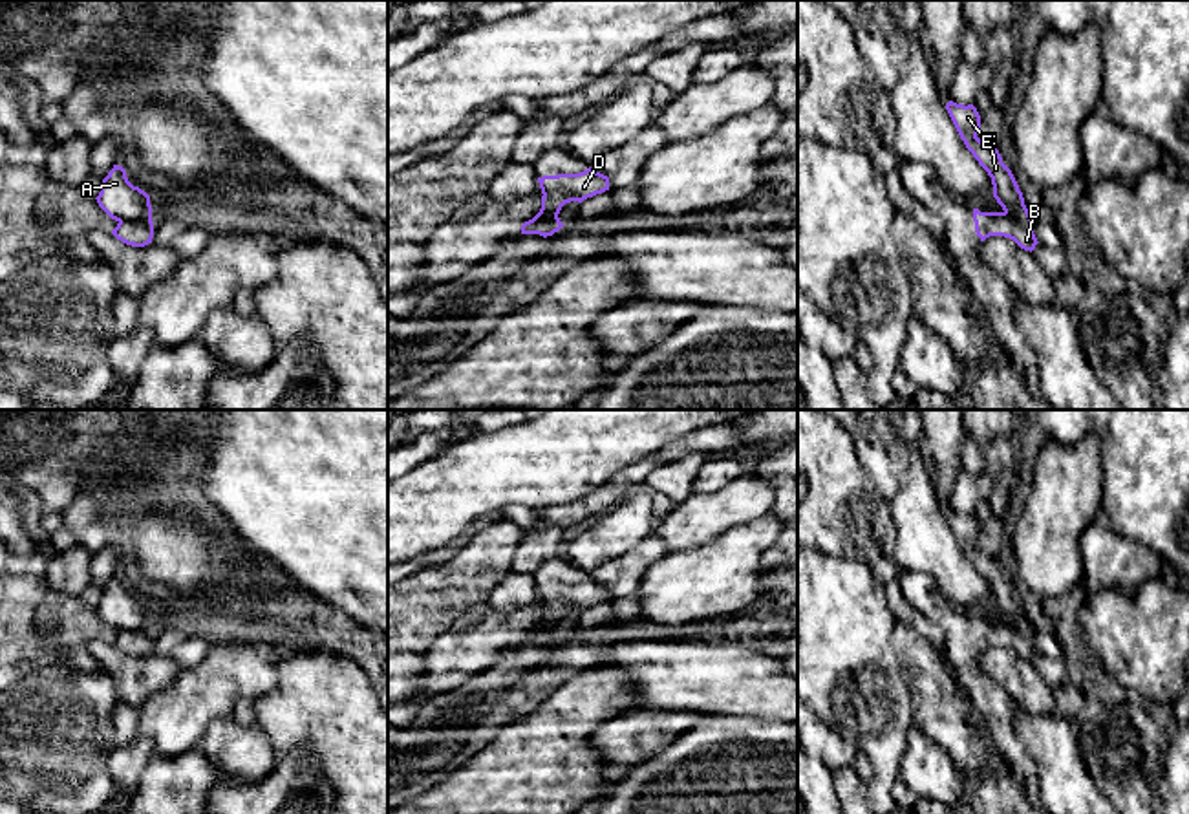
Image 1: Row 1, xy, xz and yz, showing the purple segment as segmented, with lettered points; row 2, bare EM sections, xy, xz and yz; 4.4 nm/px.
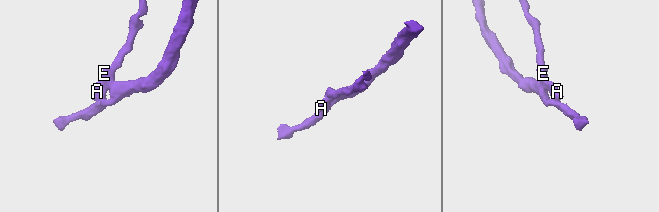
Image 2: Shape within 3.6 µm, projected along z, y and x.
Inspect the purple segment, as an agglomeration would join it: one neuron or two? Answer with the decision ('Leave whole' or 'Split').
Split

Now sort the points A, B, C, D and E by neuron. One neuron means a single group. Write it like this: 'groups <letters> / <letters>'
groups A C E / B D

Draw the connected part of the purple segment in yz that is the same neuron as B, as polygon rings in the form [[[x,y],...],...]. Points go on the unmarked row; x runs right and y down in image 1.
[[[973,618],[975,642],[984,651],[990,646],[1004,646],[1013,649],[1021,659],[1034,660],[1039,653],[1032,635],[1019,633],[1006,622],[980,622]]]

